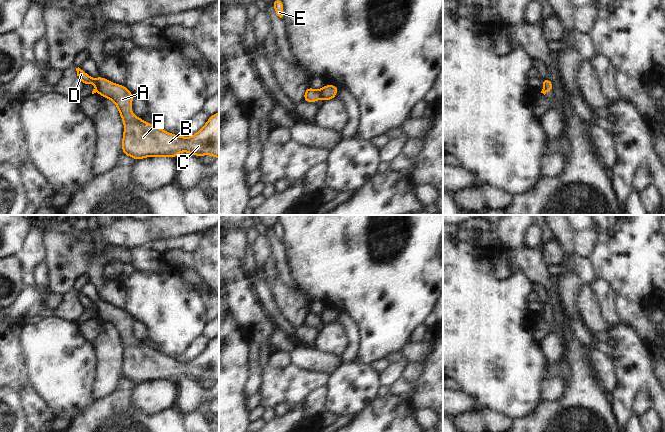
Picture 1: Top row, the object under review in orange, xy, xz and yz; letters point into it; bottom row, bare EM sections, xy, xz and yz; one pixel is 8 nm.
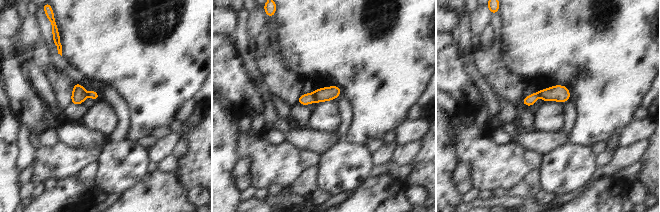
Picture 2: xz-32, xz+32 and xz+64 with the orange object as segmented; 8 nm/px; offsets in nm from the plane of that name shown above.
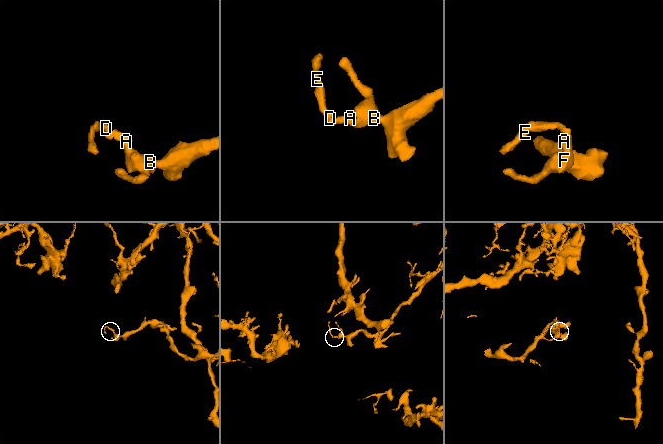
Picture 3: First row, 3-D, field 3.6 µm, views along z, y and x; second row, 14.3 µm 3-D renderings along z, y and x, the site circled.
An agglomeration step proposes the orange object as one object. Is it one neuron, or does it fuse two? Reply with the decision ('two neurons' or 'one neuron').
two neurons

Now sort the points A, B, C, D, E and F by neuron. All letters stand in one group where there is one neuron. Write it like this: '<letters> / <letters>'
A B C F / D E

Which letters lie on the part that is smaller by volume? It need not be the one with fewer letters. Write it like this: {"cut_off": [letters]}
{"cut_off": ["D", "E"]}

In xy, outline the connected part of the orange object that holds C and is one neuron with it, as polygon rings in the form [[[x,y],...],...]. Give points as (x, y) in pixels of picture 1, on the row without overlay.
[[[99,299],[95,308],[99,319],[111,323],[118,332],[124,348],[121,365],[124,379],[135,384],[163,380],[175,383],[179,377],[185,375],[197,381],[211,379],[219,383],[219,335],[210,340],[206,348],[193,360],[183,361],[136,341],[131,332],[135,321],[127,311]]]

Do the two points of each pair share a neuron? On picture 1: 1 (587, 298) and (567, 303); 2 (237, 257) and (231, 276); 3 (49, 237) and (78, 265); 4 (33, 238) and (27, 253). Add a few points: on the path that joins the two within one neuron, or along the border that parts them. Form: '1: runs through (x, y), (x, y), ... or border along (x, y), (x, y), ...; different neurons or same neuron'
1: border along (583, 284), (577, 298), (579, 316); different neurons
2: border along (229, 268), (240, 271); different neurons
3: runs through (56, 244), (71, 259); same neuron
4: runs through (33, 242), (31, 249); same neuron

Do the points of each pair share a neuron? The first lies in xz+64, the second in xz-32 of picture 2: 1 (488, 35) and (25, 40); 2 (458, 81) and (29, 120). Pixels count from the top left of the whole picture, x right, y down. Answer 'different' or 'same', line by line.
1: different
2: same

